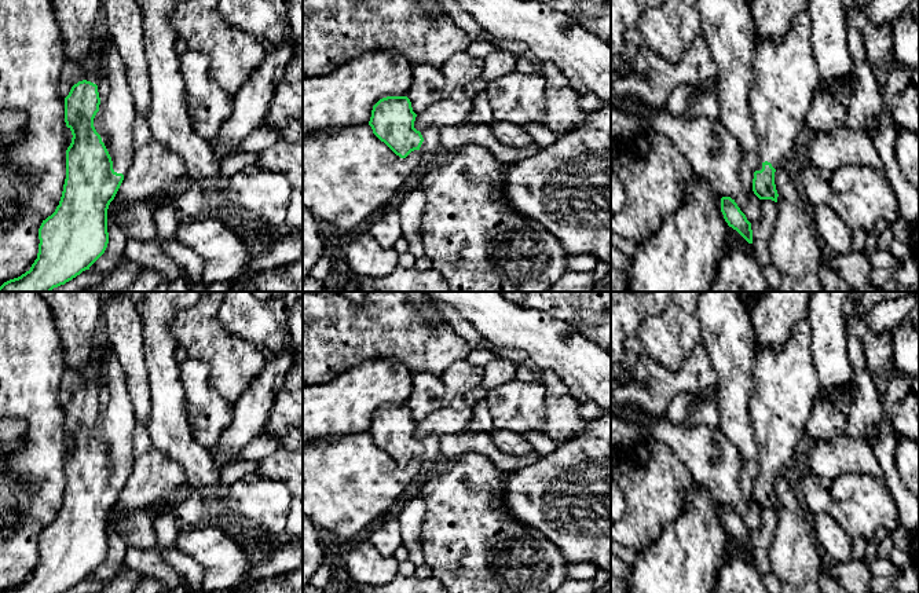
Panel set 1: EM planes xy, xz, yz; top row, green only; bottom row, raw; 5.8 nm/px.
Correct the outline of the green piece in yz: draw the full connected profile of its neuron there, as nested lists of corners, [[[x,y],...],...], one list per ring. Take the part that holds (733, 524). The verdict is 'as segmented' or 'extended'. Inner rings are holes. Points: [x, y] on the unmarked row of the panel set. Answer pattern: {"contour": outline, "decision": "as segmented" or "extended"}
{"contour": [[[731,505],[721,506],[721,520],[729,535],[736,538],[748,552],[753,552],[751,531]]], "decision": "as segmented"}

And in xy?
{"contour": [[[106,344],[95,348],[95,356],[84,388],[74,392],[65,406],[65,431],[73,446],[66,458],[66,487],[59,513],[39,537],[39,561],[30,578],[3,593],[65,593],[89,578],[107,556],[107,517],[136,458],[132,444],[136,417],[116,354]],[[103,388],[107,403],[102,409],[98,395]]], "decision": "extended"}

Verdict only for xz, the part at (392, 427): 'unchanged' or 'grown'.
grown

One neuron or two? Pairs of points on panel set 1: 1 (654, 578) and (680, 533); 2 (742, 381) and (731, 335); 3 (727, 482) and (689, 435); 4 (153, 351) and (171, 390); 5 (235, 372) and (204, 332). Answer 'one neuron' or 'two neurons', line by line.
1: one neuron
2: one neuron
3: one neuron
4: one neuron
5: one neuron

